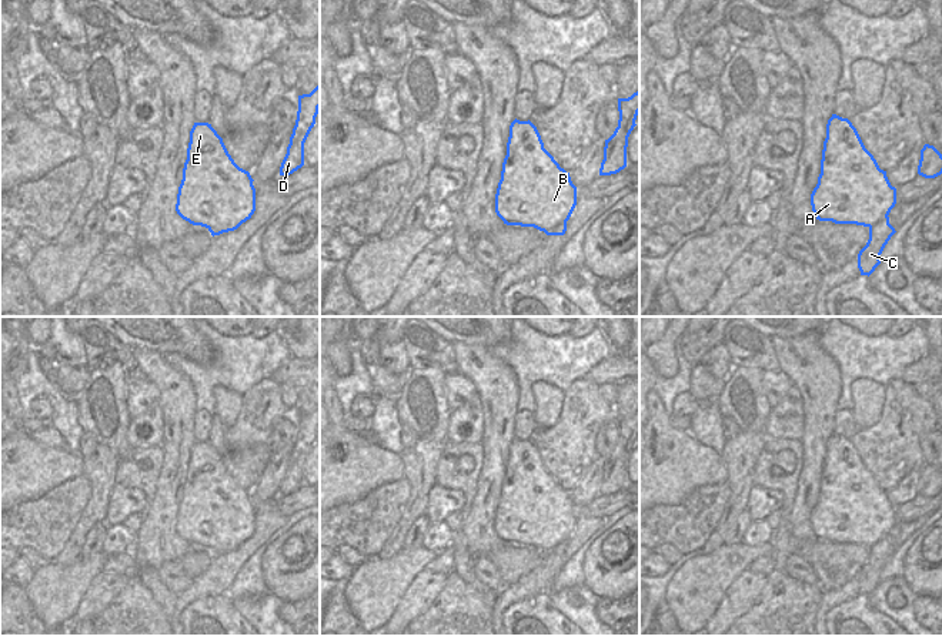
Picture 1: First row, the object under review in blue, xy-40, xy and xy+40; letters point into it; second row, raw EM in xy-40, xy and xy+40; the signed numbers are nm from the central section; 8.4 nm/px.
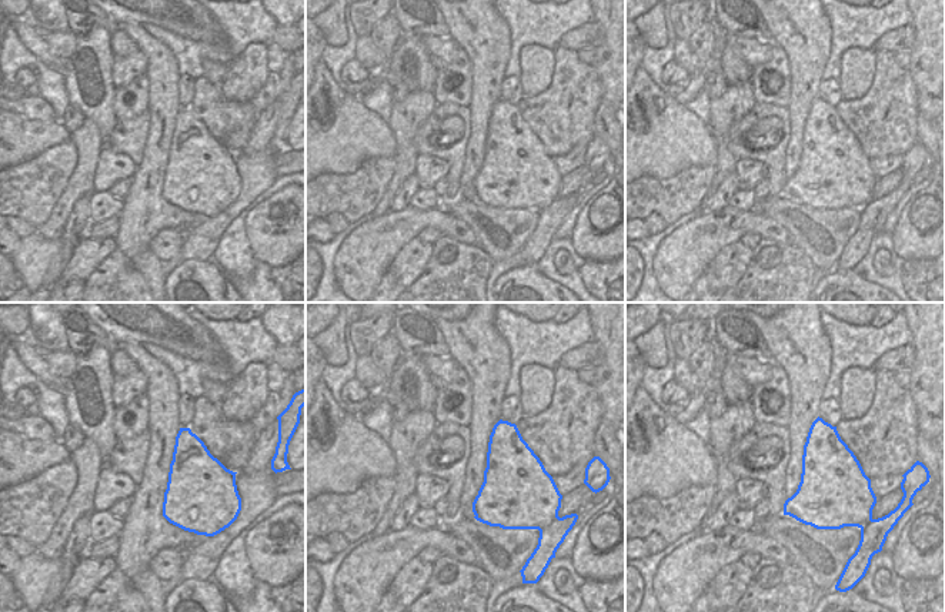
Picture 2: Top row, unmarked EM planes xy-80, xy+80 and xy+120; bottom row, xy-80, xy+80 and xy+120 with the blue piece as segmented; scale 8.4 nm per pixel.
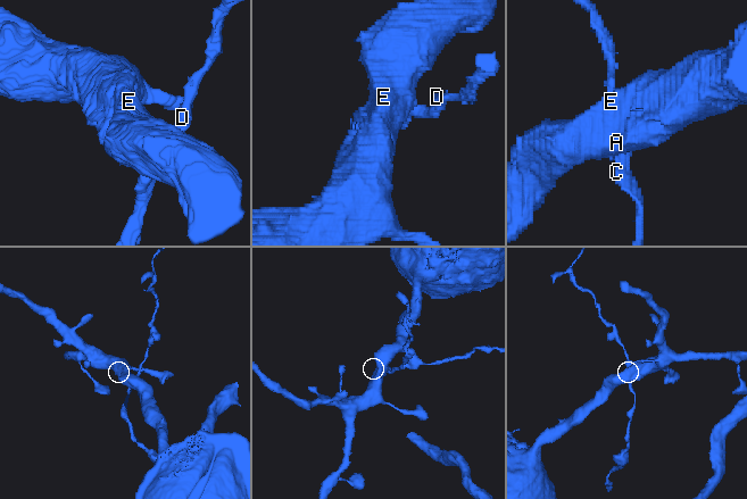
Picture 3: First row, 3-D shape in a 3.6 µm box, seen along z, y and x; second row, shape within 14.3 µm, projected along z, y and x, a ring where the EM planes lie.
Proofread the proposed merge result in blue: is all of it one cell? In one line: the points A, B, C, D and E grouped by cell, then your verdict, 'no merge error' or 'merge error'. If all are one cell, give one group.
A B C D E; no merge error

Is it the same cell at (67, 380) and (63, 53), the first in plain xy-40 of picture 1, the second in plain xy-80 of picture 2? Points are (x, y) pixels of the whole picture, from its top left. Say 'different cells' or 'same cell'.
same cell

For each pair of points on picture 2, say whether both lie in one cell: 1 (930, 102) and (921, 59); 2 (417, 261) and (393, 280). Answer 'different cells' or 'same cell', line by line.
1: same cell
2: same cell

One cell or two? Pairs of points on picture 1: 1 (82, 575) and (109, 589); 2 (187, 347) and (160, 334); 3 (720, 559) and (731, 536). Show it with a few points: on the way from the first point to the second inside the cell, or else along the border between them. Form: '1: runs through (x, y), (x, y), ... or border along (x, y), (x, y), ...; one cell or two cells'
1: border along (102, 571), (92, 581), (76, 609); two cells
2: runs through (180, 342), (167, 338); one cell
3: border along (742, 541), (725, 545); two cells

